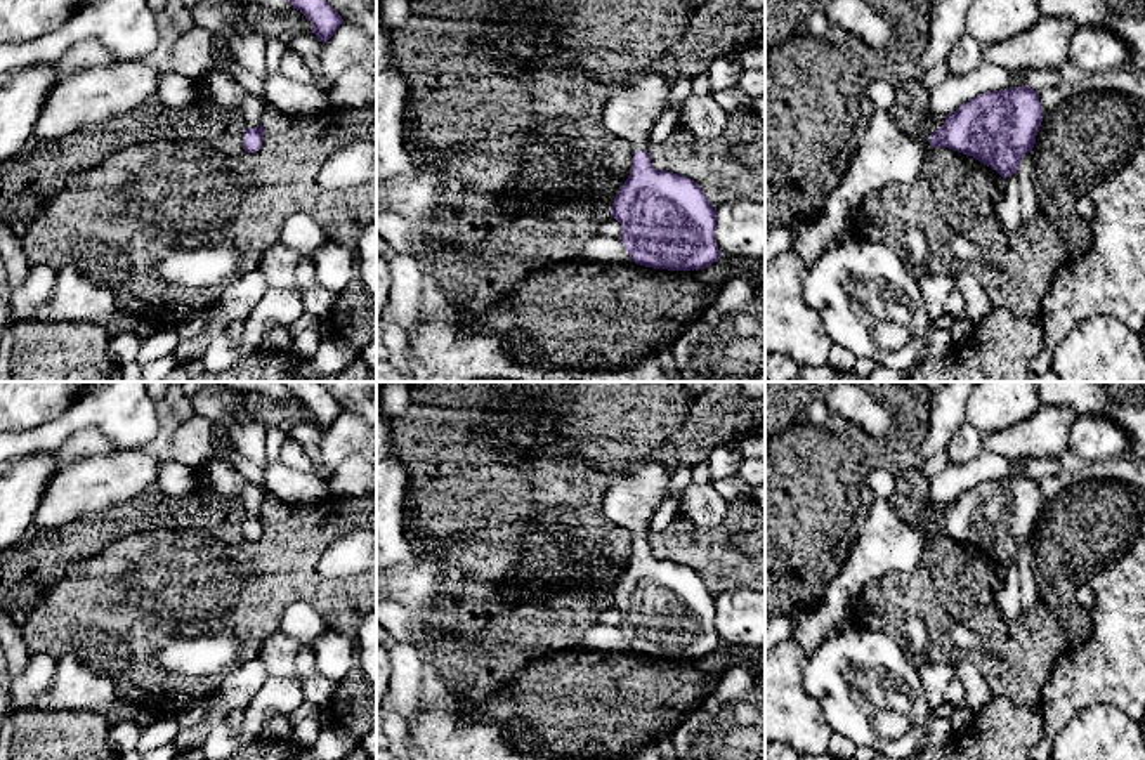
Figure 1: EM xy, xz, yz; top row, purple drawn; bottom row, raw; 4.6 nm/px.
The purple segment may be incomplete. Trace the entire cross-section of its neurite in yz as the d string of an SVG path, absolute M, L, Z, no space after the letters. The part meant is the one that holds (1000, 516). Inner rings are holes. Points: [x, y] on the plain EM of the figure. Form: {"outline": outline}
{"outline": "M1025 472L1015 477L985 481L963 491L945 505L944 514L930 524L928 531L933 536L949 536L973 545L1006 567L1017 562L1020 547L1032 541L1043 507L1039 482Z"}

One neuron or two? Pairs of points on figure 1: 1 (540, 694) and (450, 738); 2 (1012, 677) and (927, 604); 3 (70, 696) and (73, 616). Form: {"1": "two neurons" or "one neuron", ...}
{"1": "two neurons", "2": "one neuron", "3": "two neurons"}

